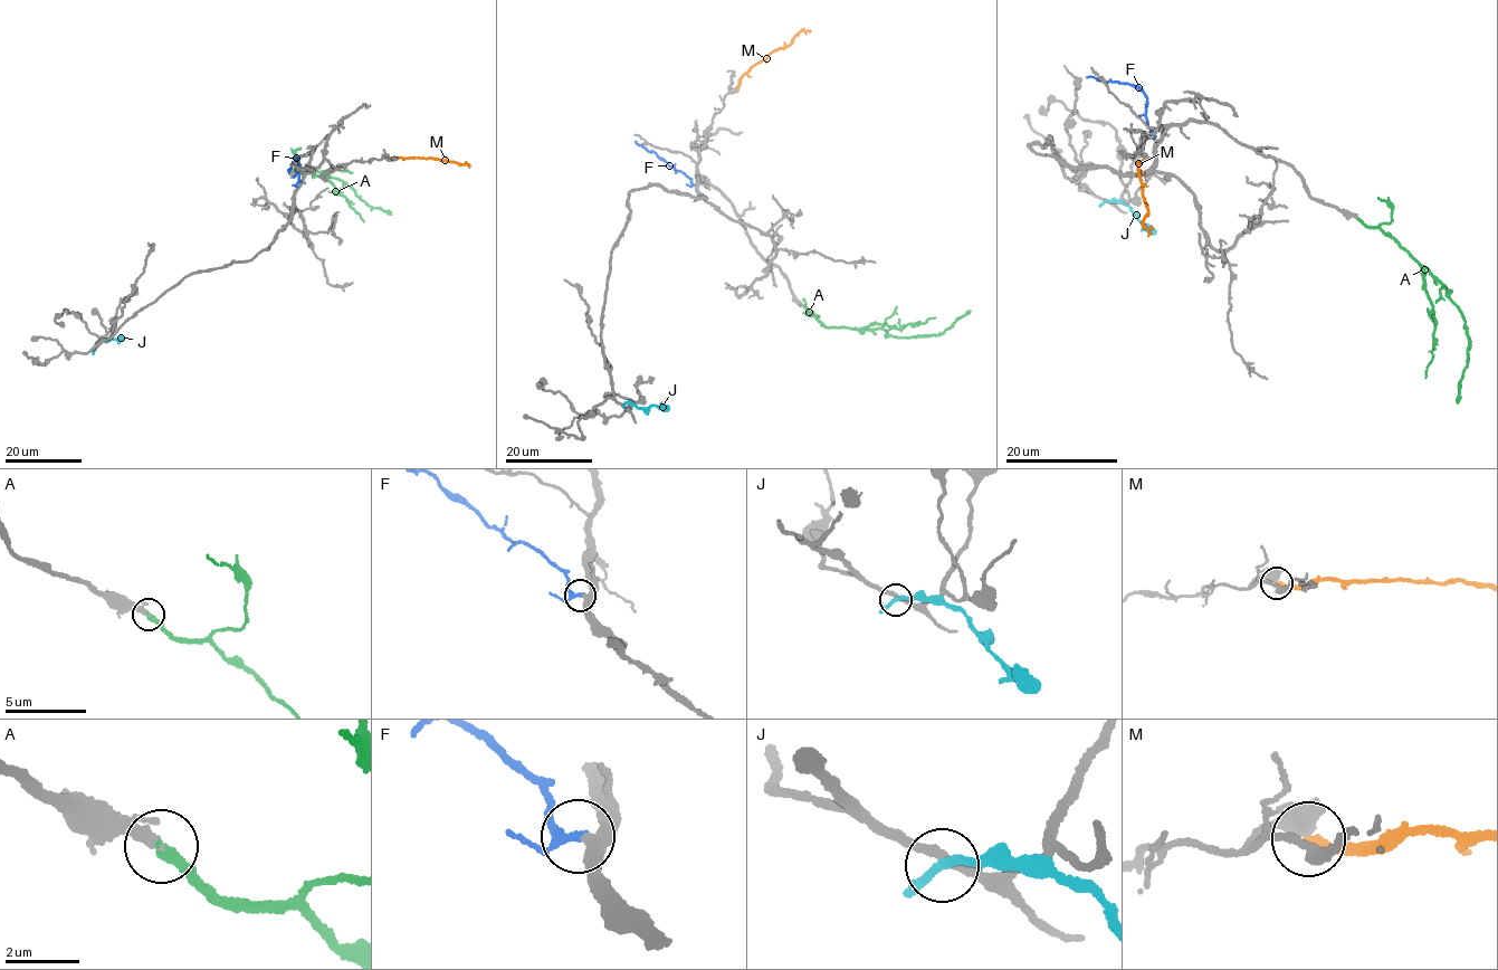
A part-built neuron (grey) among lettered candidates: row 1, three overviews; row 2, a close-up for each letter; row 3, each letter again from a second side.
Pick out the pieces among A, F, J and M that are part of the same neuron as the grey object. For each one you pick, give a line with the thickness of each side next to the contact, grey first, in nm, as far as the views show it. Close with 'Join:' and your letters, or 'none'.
A: 240 nm thick on the grey side, 280 nm on the other
F: 360 nm thick on the grey side, 180 nm on the other
Join: A, F

